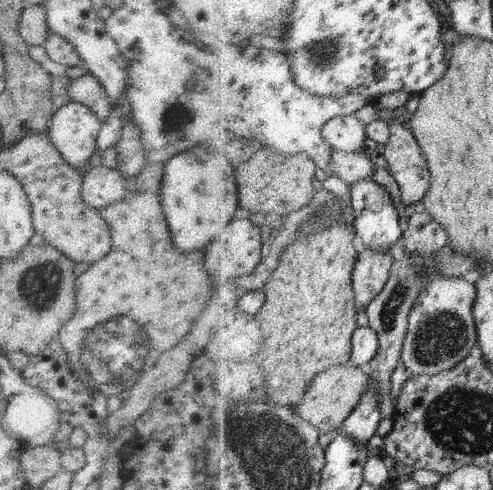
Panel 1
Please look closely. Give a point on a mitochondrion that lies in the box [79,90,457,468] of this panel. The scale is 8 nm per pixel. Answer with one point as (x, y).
(390, 311)

